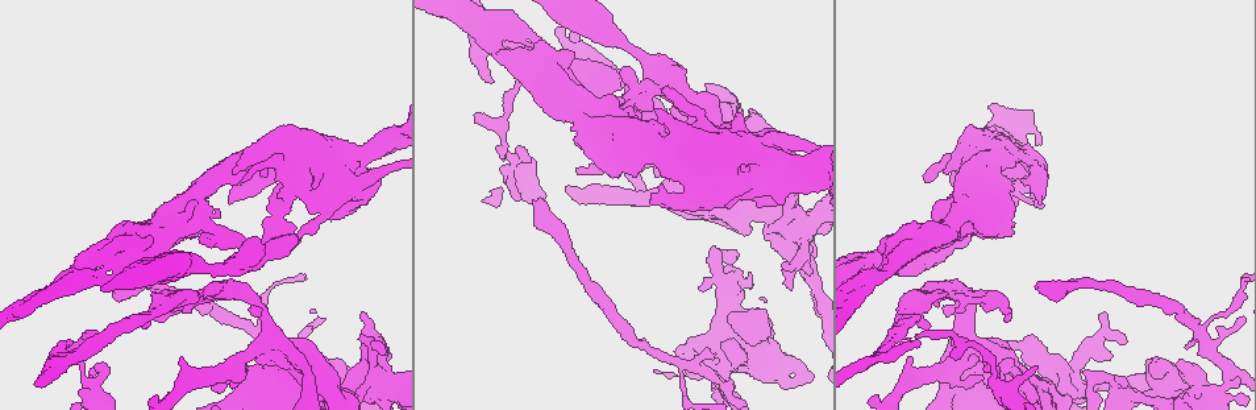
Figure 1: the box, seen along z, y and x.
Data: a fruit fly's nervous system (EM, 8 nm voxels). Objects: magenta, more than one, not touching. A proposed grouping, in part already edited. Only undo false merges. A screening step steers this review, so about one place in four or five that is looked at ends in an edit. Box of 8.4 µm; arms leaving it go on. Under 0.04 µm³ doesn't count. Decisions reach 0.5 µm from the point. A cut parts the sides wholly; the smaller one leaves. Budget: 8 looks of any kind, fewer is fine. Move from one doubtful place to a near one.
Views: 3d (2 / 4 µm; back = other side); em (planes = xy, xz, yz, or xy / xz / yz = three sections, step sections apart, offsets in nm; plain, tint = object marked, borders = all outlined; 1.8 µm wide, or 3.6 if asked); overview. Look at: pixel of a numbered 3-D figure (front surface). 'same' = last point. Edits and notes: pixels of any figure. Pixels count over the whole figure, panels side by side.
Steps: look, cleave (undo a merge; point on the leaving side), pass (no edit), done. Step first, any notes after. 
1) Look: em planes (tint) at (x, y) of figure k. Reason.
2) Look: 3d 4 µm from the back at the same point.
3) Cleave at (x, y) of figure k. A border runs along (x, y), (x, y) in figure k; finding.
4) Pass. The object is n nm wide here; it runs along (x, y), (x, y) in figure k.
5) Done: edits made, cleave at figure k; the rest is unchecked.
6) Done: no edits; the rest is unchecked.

Look: em 3.6 µm planes (tint) at (257, 329) of figure 1. Two arms in line, one across.

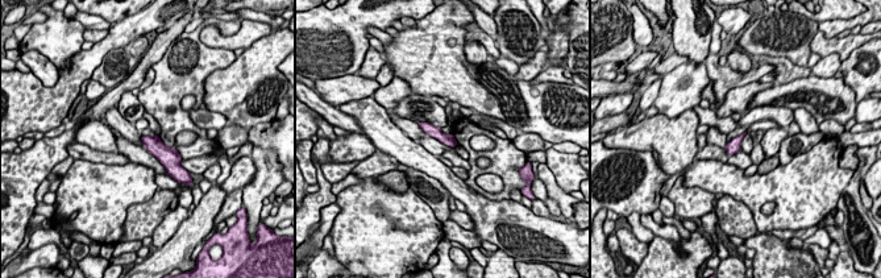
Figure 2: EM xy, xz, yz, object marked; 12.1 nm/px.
Pass. It runs along (423, 125), (453, 144) in figure 2; all the same neuron.

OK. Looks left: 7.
Look: 3d 2 µm at (791, 238) of figure 1. Arms run side by side.

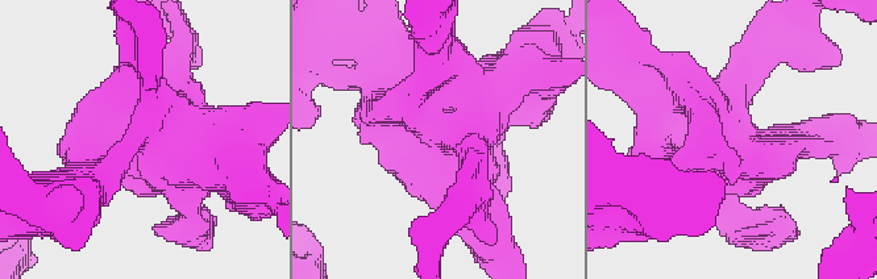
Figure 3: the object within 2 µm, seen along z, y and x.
Look: em planes (tint) at (739, 163) of figure 3. Now the EM.

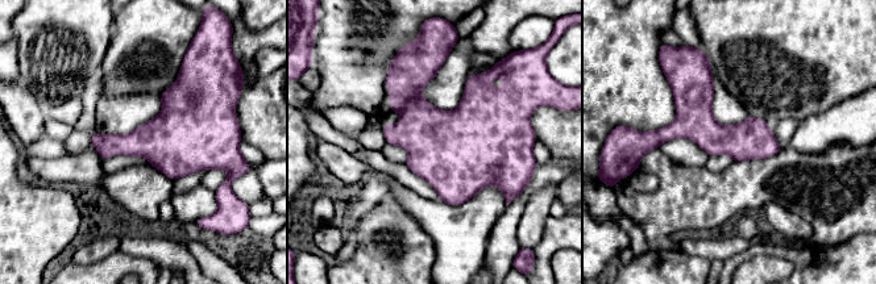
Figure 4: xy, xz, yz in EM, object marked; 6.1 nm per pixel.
Pass. It runs along (651, 136), (705, 130), (776, 149) in figure 4; continuous, no second neuron.

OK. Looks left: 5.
Look: 3d 4 µm at (360, 179) of figure 1. Abrupt turn.

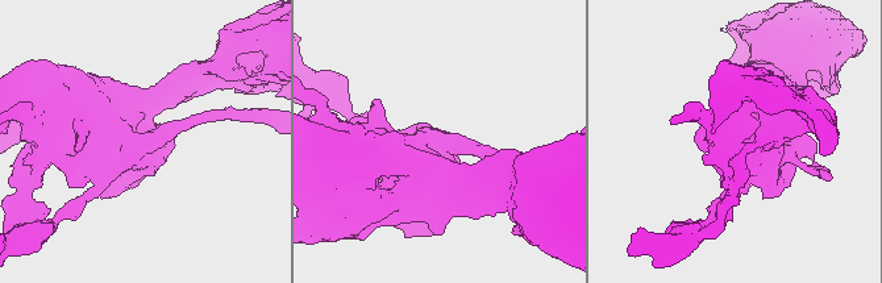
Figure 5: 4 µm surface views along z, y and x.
Look: em 3.6 µm planes (tint) at (148, 144) of figure 5. Need the tissue.

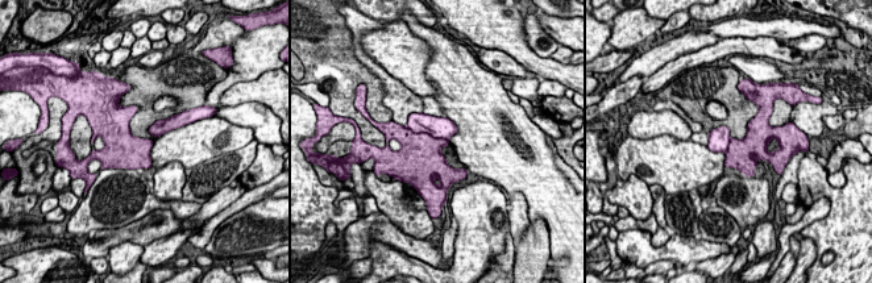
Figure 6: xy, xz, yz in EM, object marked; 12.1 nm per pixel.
Cleave at (419, 123) of figure 6. A border runs along (405, 127), (447, 140) in figure 6; a second neuron is stuck on.

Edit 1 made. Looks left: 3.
Done: edits made, cleave at figure 6; the rest is unchecked.

